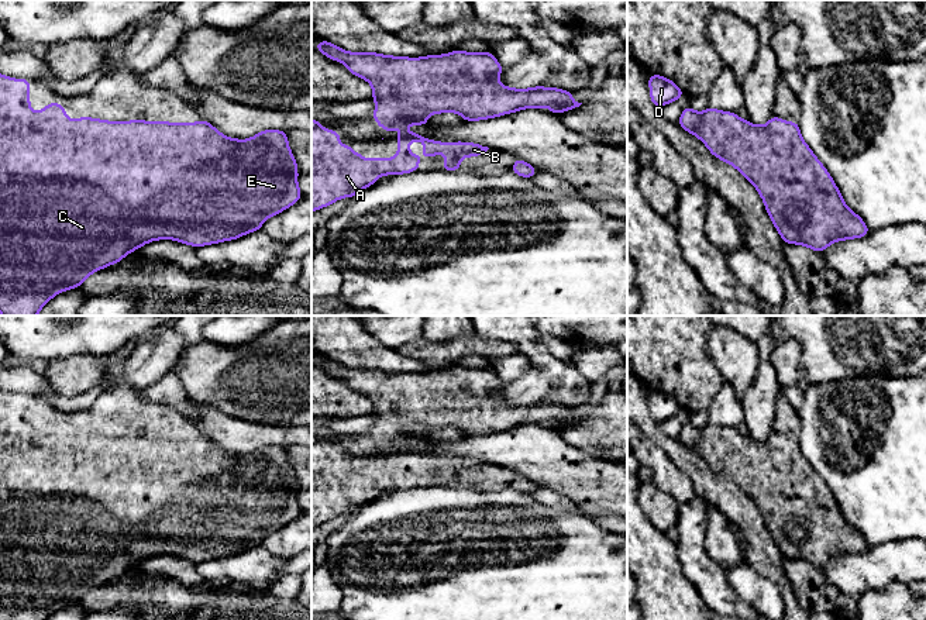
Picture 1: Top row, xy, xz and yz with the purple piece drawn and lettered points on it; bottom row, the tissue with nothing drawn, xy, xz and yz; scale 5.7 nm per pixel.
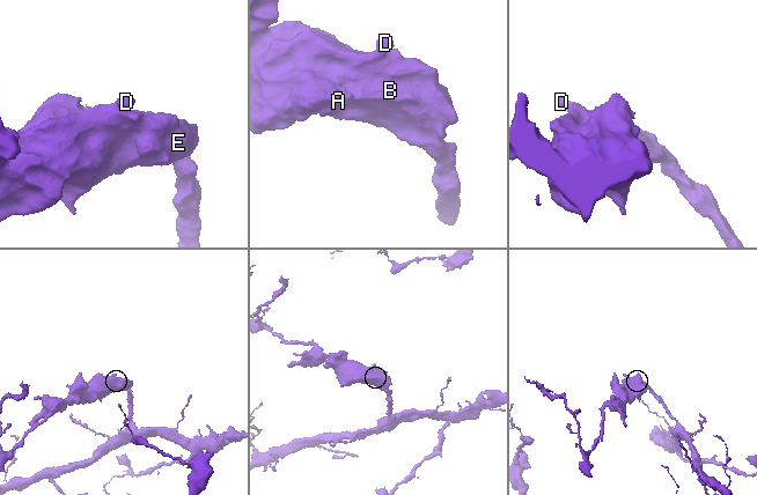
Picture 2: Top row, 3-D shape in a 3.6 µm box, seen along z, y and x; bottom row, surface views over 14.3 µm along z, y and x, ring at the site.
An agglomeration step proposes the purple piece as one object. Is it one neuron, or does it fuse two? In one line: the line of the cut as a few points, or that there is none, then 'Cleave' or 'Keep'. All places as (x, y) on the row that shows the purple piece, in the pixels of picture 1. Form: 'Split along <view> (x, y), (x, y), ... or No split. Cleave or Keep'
No split. Keep

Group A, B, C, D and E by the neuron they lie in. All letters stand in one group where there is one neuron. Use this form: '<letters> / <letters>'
A B C D E

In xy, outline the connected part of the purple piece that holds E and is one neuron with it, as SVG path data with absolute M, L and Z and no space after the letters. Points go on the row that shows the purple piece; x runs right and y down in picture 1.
M0 73L0 313L3 316L37 316L39 310L58 293L66 292L75 287L79 287L93 272L107 268L113 264L120 262L130 252L138 249L140 247L156 241L156 240L175 240L192 247L211 245L223 241L233 241L240 238L248 232L254 232L261 230L261 225L265 220L272 216L279 214L280 211L289 209L292 204L297 203L303 196L297 186L297 163L295 156L289 148L288 132L280 130L265 130L254 135L248 140L235 140L226 137L217 128L214 128L206 120L199 120L197 123L168 123L168 121L145 121L145 120L131 120L131 121L106 121L106 120L94 120L92 117L80 117L76 120L69 120L66 117L66 108L61 107L59 101L54 104L47 103L44 110L38 110L34 113L30 104L30 94L27 90L30 89L31 80L28 79L13 79Z

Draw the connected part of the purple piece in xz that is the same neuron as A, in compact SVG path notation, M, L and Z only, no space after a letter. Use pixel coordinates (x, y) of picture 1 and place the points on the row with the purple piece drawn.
M321 41L314 44L316 49L333 61L338 61L347 69L372 85L372 99L376 103L374 120L385 132L400 128L397 134L397 154L393 158L364 159L362 152L352 152L352 145L340 144L340 132L324 130L319 120L311 120L311 211L333 204L338 199L354 197L361 190L374 185L379 176L402 175L416 172L421 158L409 151L409 142L424 142L423 156L444 154L447 161L441 170L459 170L464 156L476 158L489 148L474 142L438 142L403 128L430 124L430 114L458 113L464 121L495 118L523 108L548 107L551 113L560 114L579 107L582 103L574 100L571 92L557 87L536 86L530 89L506 87L498 82L503 66L492 52L454 51L437 56L421 58L392 56L376 52L347 52L342 48Z

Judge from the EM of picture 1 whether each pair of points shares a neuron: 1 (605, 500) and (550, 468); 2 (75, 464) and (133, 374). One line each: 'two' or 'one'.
1: one
2: two

